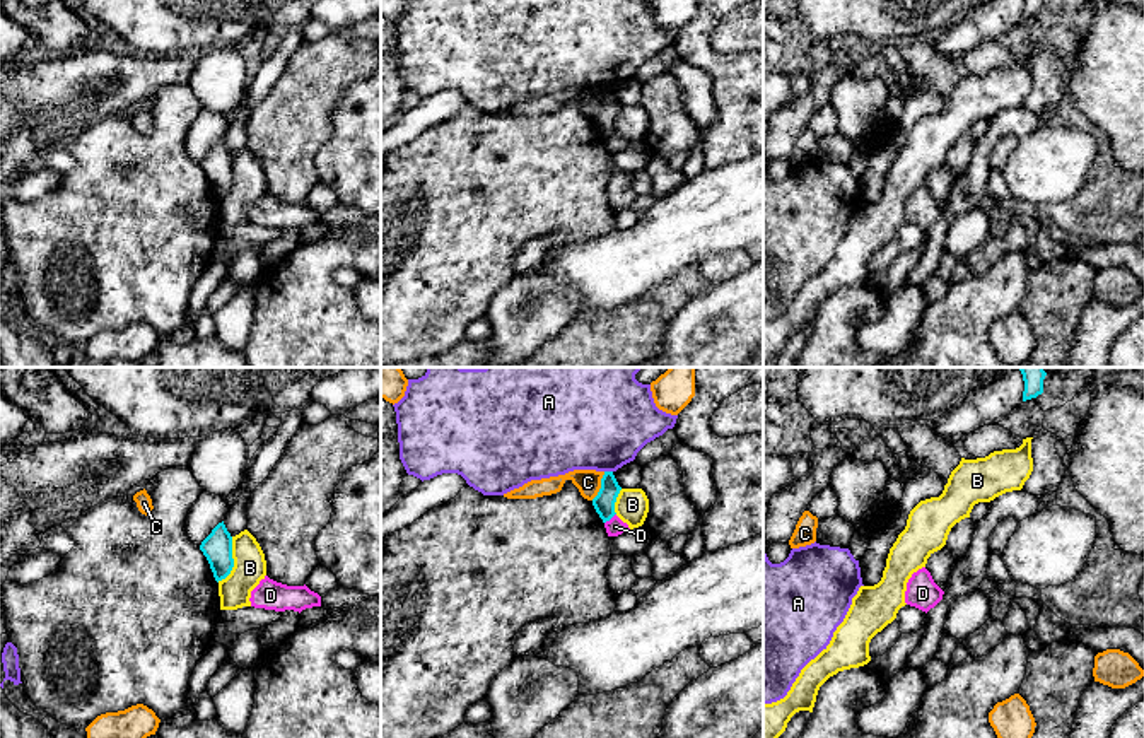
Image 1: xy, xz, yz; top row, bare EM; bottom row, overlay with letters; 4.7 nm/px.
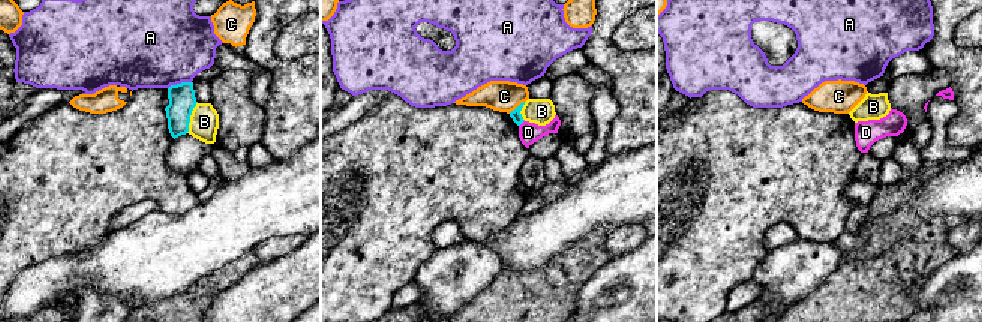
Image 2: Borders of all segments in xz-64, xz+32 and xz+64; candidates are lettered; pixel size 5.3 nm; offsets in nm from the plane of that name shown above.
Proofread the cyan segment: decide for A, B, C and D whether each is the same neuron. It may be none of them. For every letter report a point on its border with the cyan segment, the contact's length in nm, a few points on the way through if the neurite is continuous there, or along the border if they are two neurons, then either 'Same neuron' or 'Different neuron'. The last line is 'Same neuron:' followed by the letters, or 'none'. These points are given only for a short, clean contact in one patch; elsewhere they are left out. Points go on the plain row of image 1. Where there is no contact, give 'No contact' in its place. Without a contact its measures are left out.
A: Touches cyan at xz (608, 89). Shared border 40 nm. Different neuron
B: Touches cyan at xy (233, 178). Shared border 220 nm. Different neuron
C: Touches cyan at xz (601, 103). Shared border 150 nm. Different neuron
D: Touches cyan at xz (610, 135). Shared border 80 nm. Boundary: xz (615, 130), (605, 140). Different neuron
Same neuron: none

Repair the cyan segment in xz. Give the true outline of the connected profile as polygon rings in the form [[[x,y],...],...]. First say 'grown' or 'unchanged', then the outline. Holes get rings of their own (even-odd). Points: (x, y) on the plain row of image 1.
unchanged; [[[604,89],[601,96],[601,106],[598,113],[592,116],[592,123],[603,140],[610,138],[616,130],[615,130],[615,120],[620,111],[622,104],[618,102],[613,89]]]

